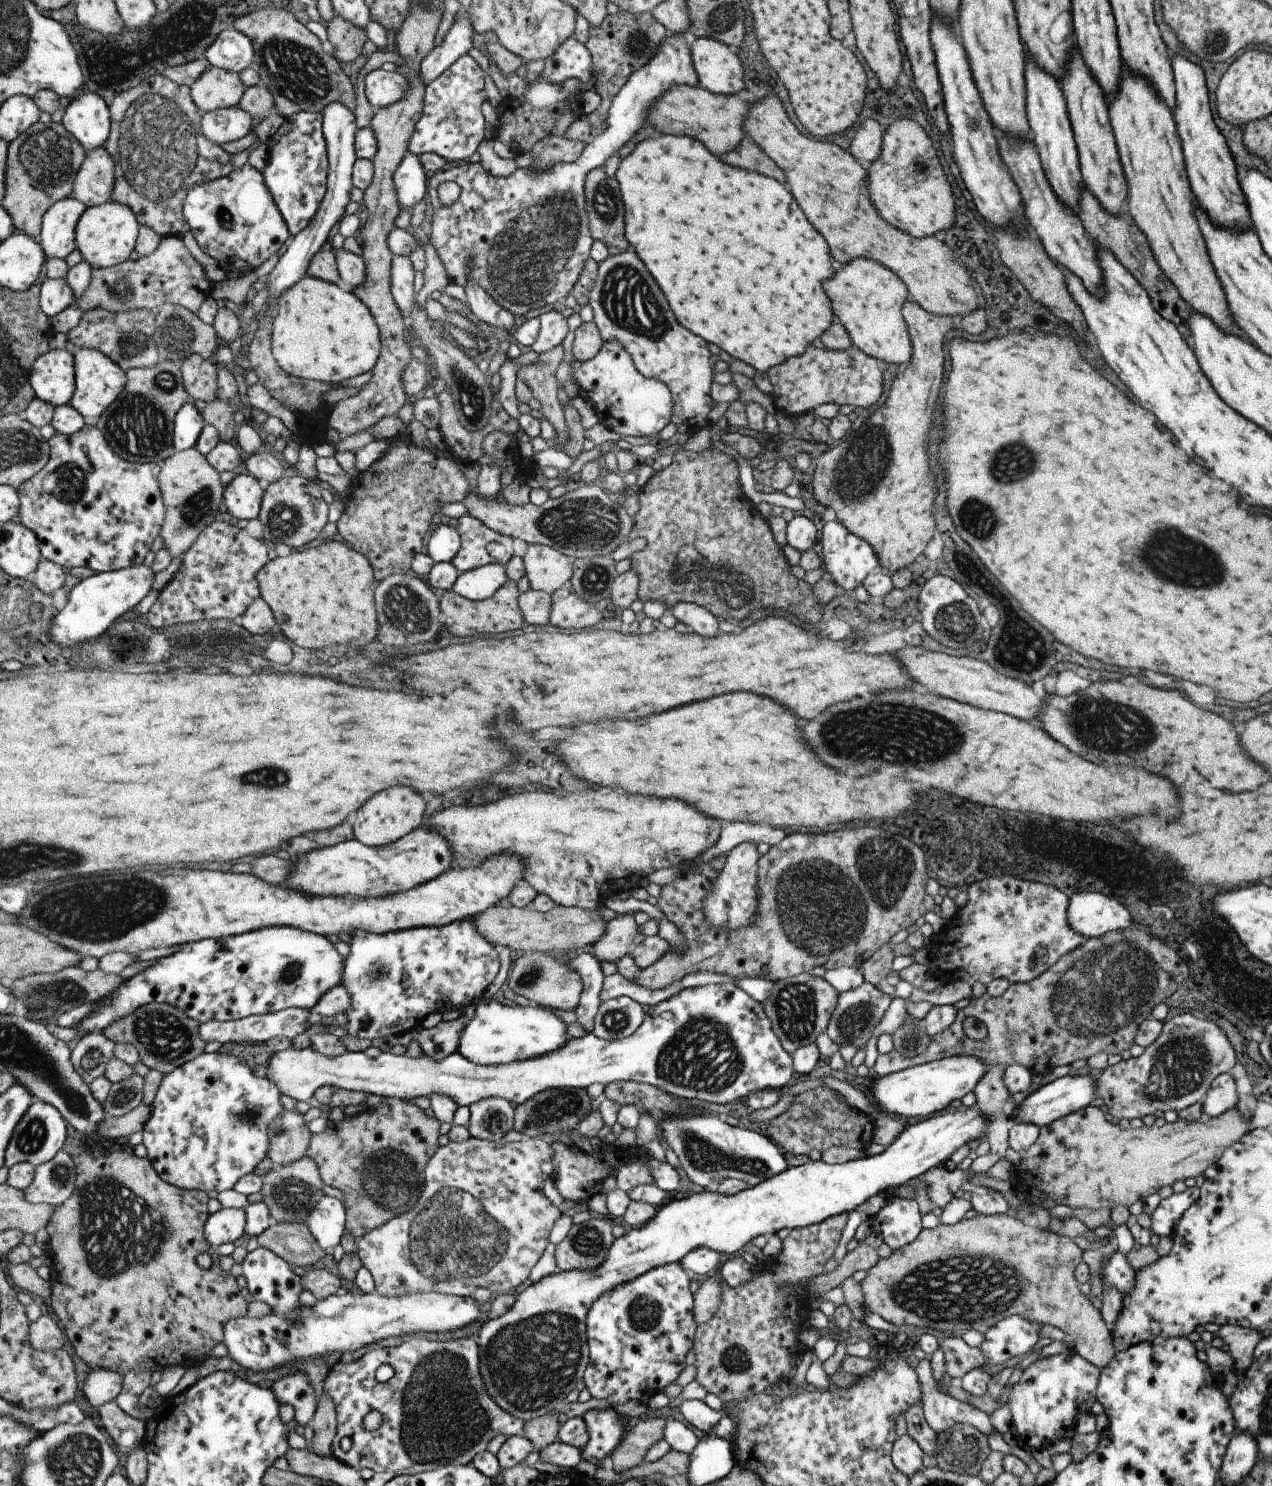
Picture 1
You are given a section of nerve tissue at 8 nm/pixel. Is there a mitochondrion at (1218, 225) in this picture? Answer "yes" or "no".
no

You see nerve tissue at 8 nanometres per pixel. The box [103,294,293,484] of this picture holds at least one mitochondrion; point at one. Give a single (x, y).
(179, 335)

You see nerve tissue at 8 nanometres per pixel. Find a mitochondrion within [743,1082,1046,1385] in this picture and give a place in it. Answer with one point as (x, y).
(964, 1289)

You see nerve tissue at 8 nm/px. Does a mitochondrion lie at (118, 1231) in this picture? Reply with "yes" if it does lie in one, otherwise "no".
yes

